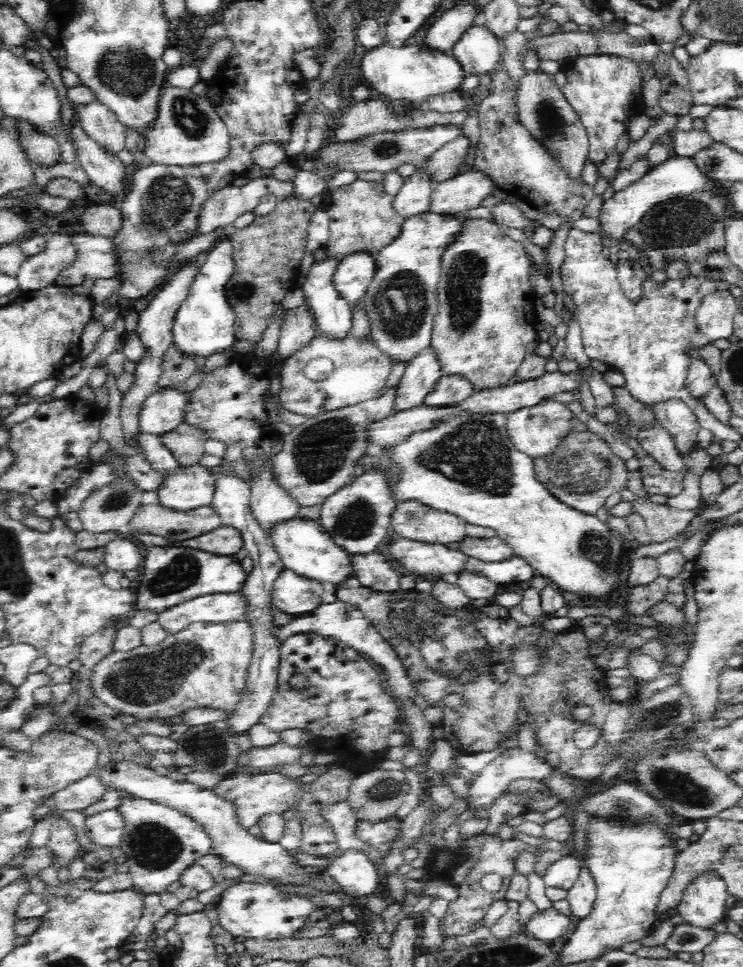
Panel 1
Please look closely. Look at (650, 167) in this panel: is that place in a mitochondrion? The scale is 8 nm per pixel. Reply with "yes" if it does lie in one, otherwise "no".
no

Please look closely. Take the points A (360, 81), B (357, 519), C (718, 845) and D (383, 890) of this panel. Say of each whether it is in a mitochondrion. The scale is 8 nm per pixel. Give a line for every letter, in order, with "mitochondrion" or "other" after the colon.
A: other
B: mitochondrion
C: other
D: other

